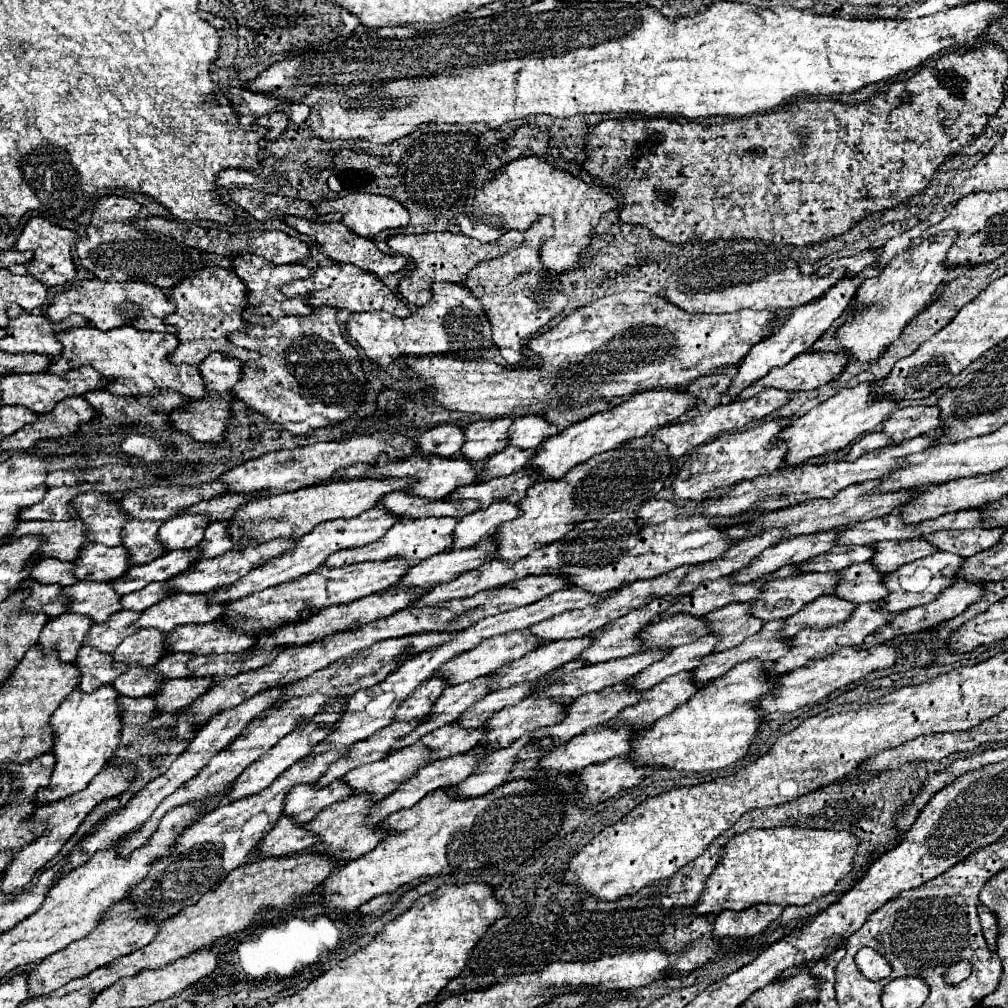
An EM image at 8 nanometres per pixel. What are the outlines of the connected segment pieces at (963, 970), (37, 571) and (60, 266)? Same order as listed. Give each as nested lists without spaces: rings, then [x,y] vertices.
[[[968,961],[966,963],[954,963],[944,973],[944,979],[946,979],[946,983],[958,983],[958,981],[962,981],[968,977],[971,971],[972,967]]]
[[[40,559],[32,565],[30,577],[38,583],[58,583],[58,585],[74,585],[74,565],[58,559]]]
[[[30,219],[26,223],[22,235],[18,237],[16,249],[30,249],[34,253],[34,259],[28,265],[16,265],[10,271],[18,273],[18,275],[32,275],[48,287],[70,285],[76,279],[76,265],[72,259],[72,247],[76,245],[76,241],[78,241],[78,235],[75,231],[52,225],[46,219]]]

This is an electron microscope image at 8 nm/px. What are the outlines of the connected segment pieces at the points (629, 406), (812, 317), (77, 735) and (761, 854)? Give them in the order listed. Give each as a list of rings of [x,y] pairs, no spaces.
[[[656,389],[656,391],[638,393],[638,395],[630,397],[628,401],[616,405],[614,409],[602,411],[600,415],[594,415],[592,419],[574,423],[572,427],[546,439],[544,443],[540,443],[540,447],[536,449],[536,455],[532,457],[532,461],[526,469],[530,473],[538,473],[538,477],[542,477],[542,479],[560,479],[572,467],[588,461],[590,457],[606,453],[610,449],[618,449],[620,445],[624,445],[632,439],[644,437],[648,431],[652,433],[654,429],[658,429],[666,423],[672,423],[684,411],[688,411],[694,403],[696,403],[694,397],[690,397],[684,391],[676,391],[676,389]]]
[[[870,265],[870,267],[862,269],[856,279],[852,279],[852,281],[848,279],[848,281],[836,283],[836,287],[832,287],[832,291],[828,291],[828,293],[824,295],[824,299],[820,297],[818,301],[812,301],[810,305],[804,305],[804,307],[796,309],[770,337],[758,341],[758,343],[748,351],[748,355],[742,359],[740,371],[738,371],[738,375],[734,377],[734,381],[732,381],[732,385],[730,385],[730,389],[728,389],[726,395],[728,395],[728,397],[736,395],[736,391],[742,391],[742,387],[748,387],[748,383],[754,383],[756,379],[764,377],[764,375],[768,373],[768,369],[772,369],[772,367],[776,367],[776,365],[778,365],[778,367],[780,367],[780,365],[786,365],[786,363],[788,363],[790,359],[794,359],[796,355],[810,351],[810,347],[814,345],[814,341],[820,339],[820,335],[822,335],[822,333],[844,313],[844,309],[850,305],[852,295],[856,293],[856,287],[860,287],[860,283],[862,283],[864,279],[870,279],[870,277],[880,275],[880,271],[882,271],[880,267]]]
[[[110,685],[88,695],[74,689],[50,717],[50,729],[54,733],[52,753],[56,757],[56,765],[50,777],[50,785],[40,787],[36,793],[36,807],[66,799],[68,795],[82,791],[92,781],[92,777],[104,769],[104,763],[112,757],[120,743],[120,715],[116,699],[118,691]]]
[[[806,827],[748,829],[742,835],[734,835],[724,847],[724,855],[696,903],[696,913],[720,913],[722,909],[742,911],[756,903],[806,905],[834,891],[836,883],[852,871],[858,845],[860,839],[850,831]]]

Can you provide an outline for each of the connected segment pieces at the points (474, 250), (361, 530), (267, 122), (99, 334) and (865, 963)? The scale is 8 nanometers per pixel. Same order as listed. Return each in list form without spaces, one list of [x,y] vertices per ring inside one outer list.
[[[442,231],[442,233],[426,233],[426,235],[394,235],[388,239],[388,247],[394,251],[400,251],[400,255],[410,257],[412,259],[412,269],[404,275],[404,279],[398,285],[400,295],[410,301],[412,307],[422,307],[424,303],[430,303],[432,299],[432,285],[436,281],[448,281],[448,283],[464,283],[468,273],[472,271],[472,267],[476,267],[476,263],[494,259],[494,257],[502,257],[508,251],[520,247],[524,243],[524,237],[520,231],[508,231],[506,235],[502,235],[498,241],[494,243],[480,243],[472,237],[466,235],[454,235],[450,231]]]
[[[380,507],[368,509],[368,511],[364,511],[364,515],[358,515],[358,517],[352,517],[352,519],[324,521],[324,523],[316,525],[308,535],[298,539],[294,543],[292,551],[276,555],[276,557],[268,559],[266,563],[254,567],[248,575],[240,577],[236,583],[232,583],[228,587],[216,589],[214,593],[210,593],[208,601],[210,603],[230,603],[230,601],[236,601],[236,599],[240,599],[244,595],[252,595],[256,591],[264,591],[268,587],[274,587],[274,585],[280,585],[280,583],[286,583],[286,581],[294,581],[300,575],[312,573],[316,567],[320,567],[324,563],[324,559],[328,559],[328,555],[336,553],[340,549],[362,547],[362,545],[368,545],[368,543],[380,539],[388,531],[388,527],[392,527],[394,523],[396,523],[396,517],[394,515],[386,515],[386,511],[380,511]]]
[[[276,111],[276,113],[268,113],[268,115],[258,117],[256,123],[268,129],[266,139],[278,139],[288,127],[288,115],[282,113],[282,111]]]
[[[78,327],[68,329],[60,335],[60,343],[64,343],[64,355],[60,359],[52,359],[52,373],[68,373],[78,365],[94,367],[102,377],[114,379],[108,391],[112,395],[122,397],[140,397],[150,395],[154,391],[176,391],[186,399],[200,401],[208,395],[204,379],[198,367],[176,367],[170,363],[170,353],[180,345],[176,335],[164,333],[142,333],[132,327],[118,327],[110,331],[100,331],[96,327]]]
[[[862,947],[858,953],[856,953],[856,965],[858,969],[872,981],[878,981],[878,979],[884,979],[890,975],[890,965],[888,961],[878,955],[876,951],[868,949],[868,947]]]

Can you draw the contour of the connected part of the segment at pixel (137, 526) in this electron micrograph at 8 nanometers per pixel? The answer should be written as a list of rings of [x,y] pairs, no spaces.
[[[128,521],[122,529],[122,547],[128,551],[130,563],[144,565],[160,557],[160,543],[156,543],[156,531],[160,529],[160,521]]]

